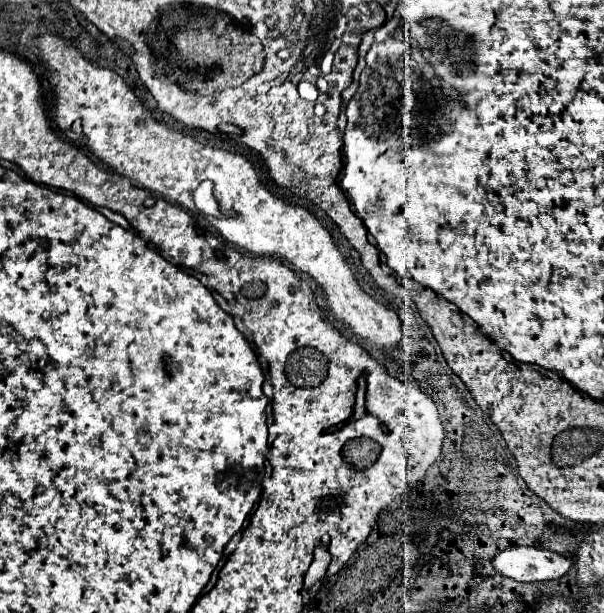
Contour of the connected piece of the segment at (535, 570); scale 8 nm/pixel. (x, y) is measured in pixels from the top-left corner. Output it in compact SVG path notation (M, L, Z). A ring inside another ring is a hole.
M509 547L491 559L493 569L515 581L559 579L571 567L571 559L537 547Z

